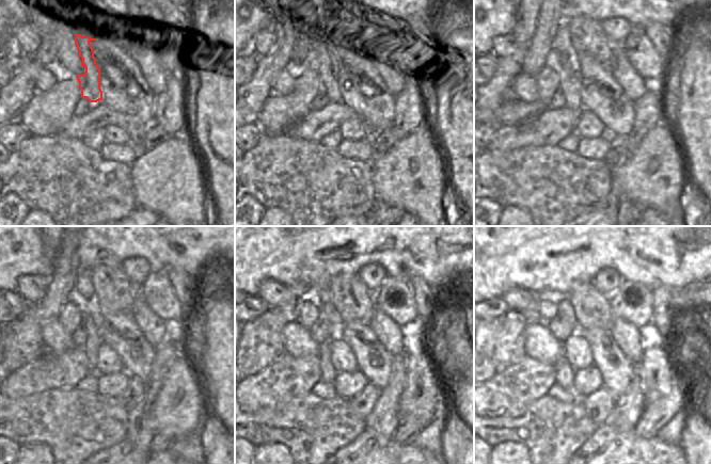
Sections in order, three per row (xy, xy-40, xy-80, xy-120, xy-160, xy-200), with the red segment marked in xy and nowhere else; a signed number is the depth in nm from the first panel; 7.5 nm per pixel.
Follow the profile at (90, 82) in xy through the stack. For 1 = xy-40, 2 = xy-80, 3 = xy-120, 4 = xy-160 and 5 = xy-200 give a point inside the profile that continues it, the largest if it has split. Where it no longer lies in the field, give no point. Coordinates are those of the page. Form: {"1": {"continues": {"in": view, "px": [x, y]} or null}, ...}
{"1": {"continues": {"in": "xy-40", "px": [330, 80]}}, "2": {"continues": {"in": "xy-80", "px": [570, 81]}}, "3": {"continues": {"in": "xy-120", "px": [92, 320]}}, "4": {"continues": {"in": "xy-160", "px": [328, 373]}}, "5": {"continues": {"in": "xy-200", "px": [565, 373]}}}

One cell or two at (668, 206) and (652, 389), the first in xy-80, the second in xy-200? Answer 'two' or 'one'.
one

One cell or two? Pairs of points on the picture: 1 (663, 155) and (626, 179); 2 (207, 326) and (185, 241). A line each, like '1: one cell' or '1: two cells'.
1: one cell
2: two cells

